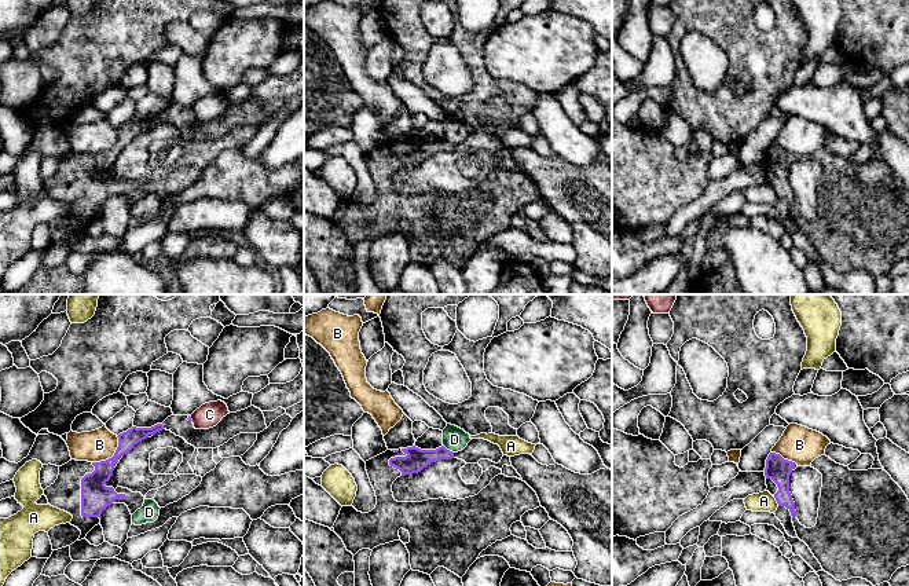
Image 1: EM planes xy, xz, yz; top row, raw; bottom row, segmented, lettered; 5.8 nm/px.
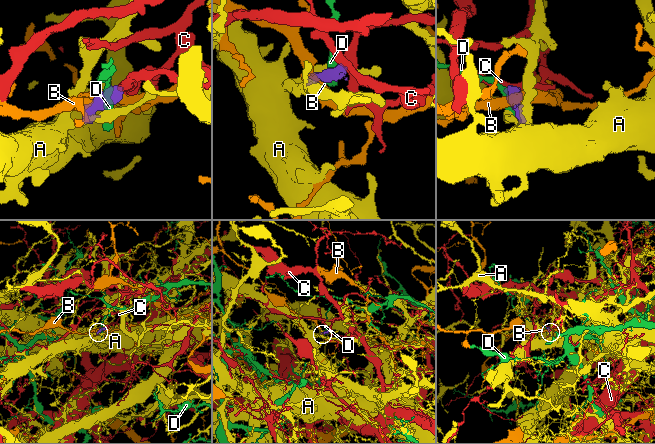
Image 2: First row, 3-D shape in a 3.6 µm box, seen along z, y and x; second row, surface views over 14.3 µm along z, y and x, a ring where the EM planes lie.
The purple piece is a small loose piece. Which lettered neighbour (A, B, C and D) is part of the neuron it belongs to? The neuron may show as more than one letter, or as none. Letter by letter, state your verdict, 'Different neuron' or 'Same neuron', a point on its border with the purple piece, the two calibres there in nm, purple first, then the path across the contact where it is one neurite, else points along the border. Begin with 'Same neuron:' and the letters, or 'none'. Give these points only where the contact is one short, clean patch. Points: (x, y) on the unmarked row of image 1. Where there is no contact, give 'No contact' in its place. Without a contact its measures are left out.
Same neuron: none
A: Different neuron. Touches purple at yz (776, 191). Thickness 140 nm (purple) against 110 nm. Boundary: yz (773, 189), (779, 197)
B: Different neuron. Touches purple at xy (113, 147). Thickness 160 nm (purple) against 190 nm. Boundary: xy (117, 128), (116, 143), (105, 152), (92, 154)
C: Different neuron. Touches purple at xy (190, 110). Thickness 20 nm (purple) against 140 nm. Boundary: xy (190, 109), (193, 112)
D: Different neuron. Touches purple at xz (448, 142). Thickness 130 nm (purple) against 140 nm. Boundary: xz (443, 136), (453, 145)

